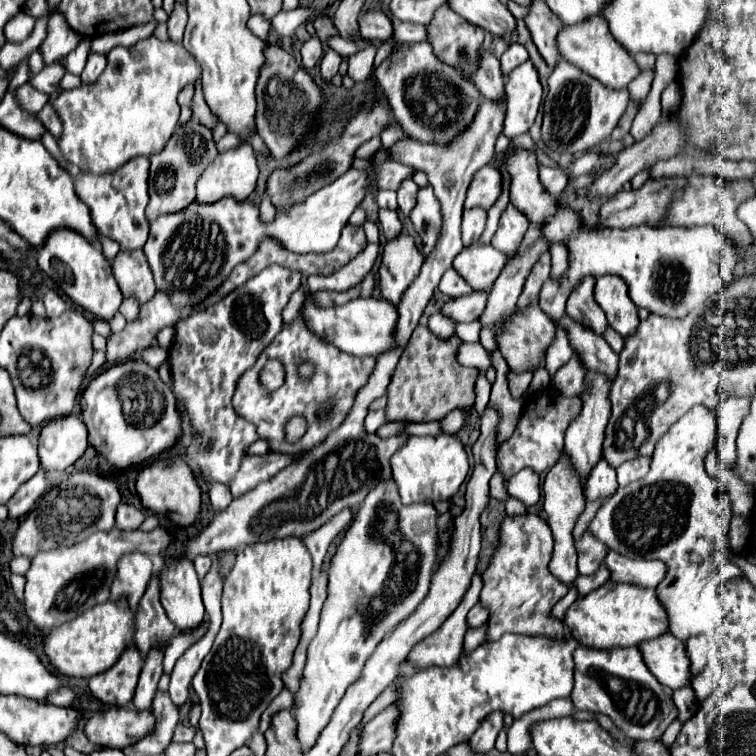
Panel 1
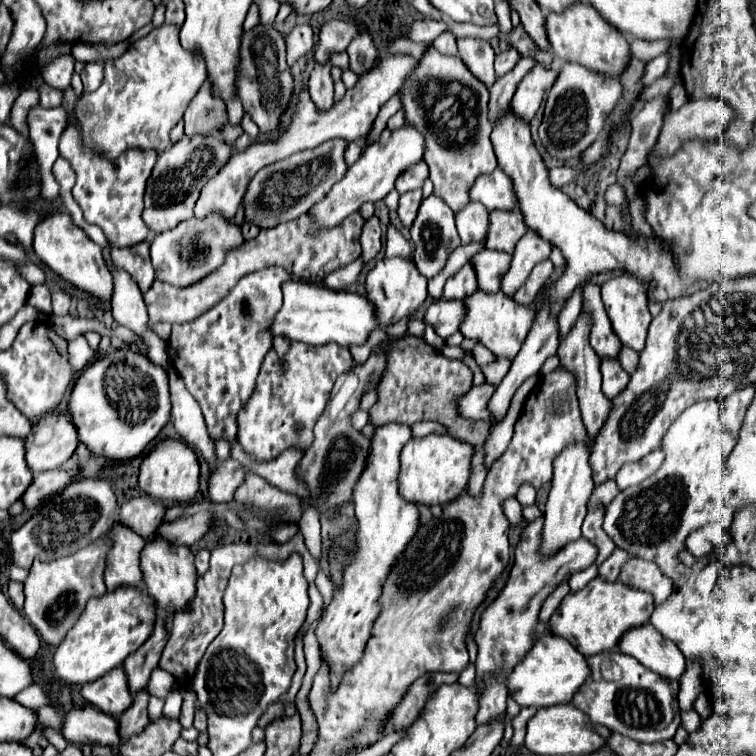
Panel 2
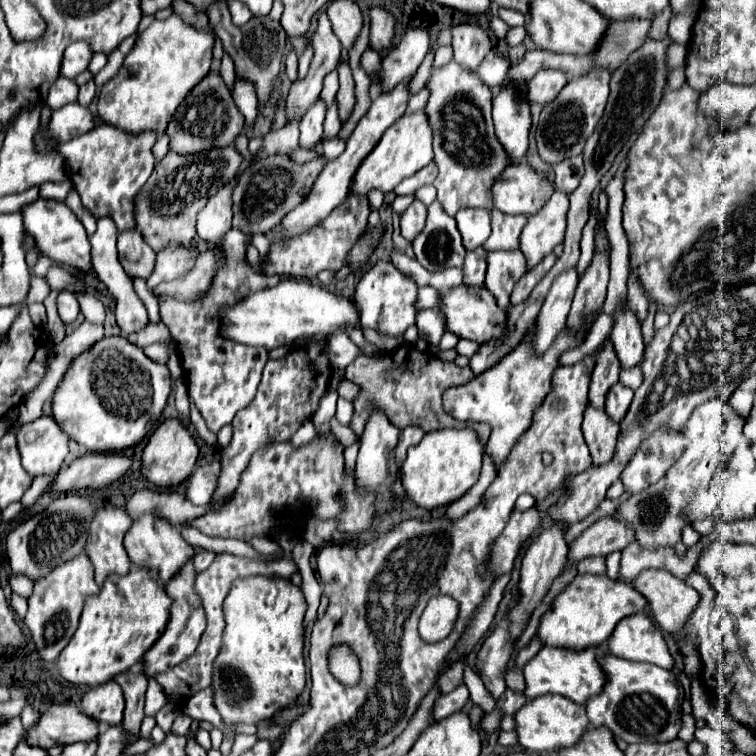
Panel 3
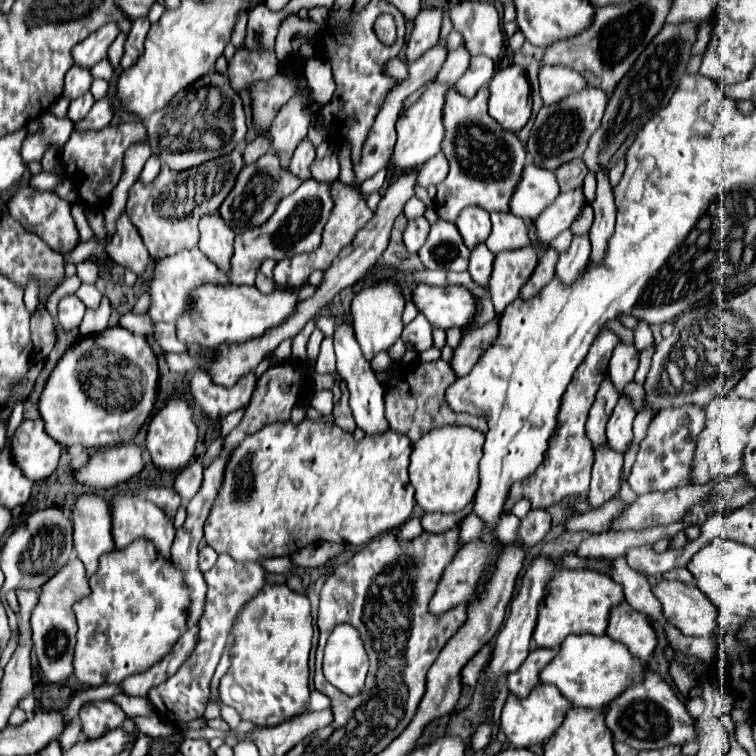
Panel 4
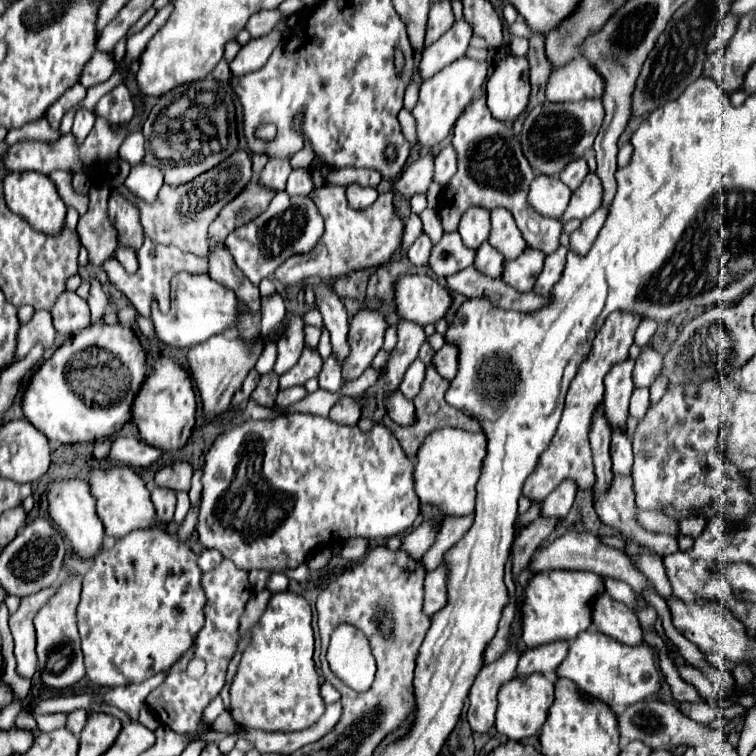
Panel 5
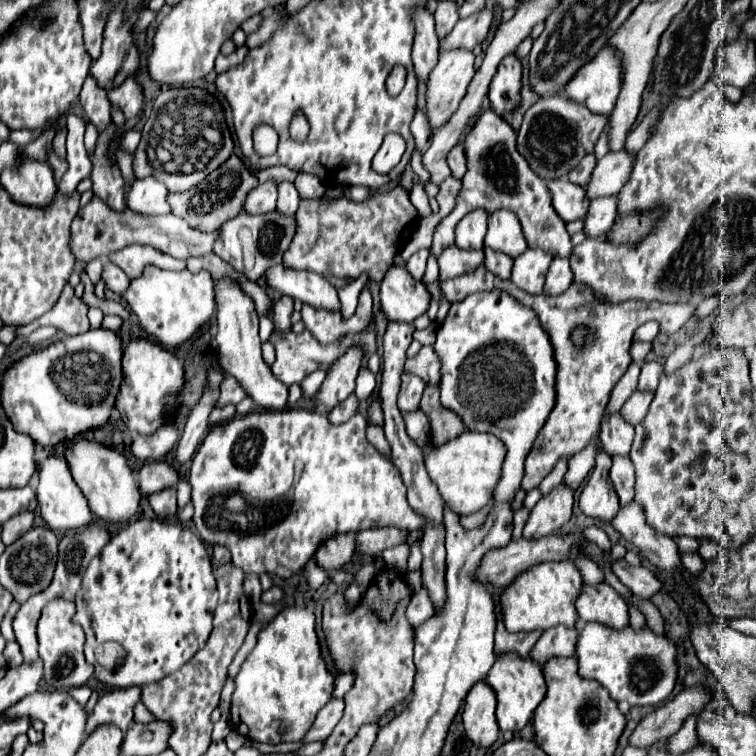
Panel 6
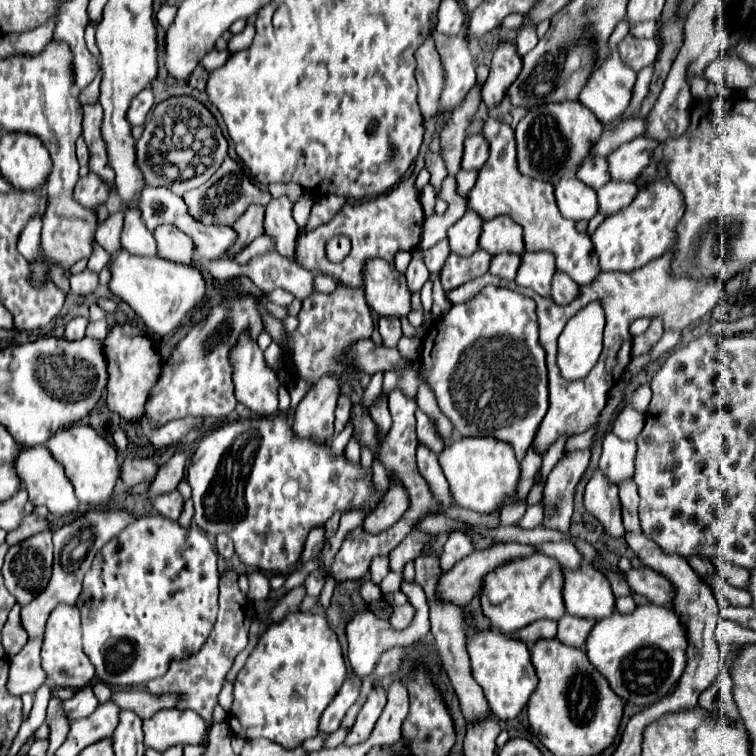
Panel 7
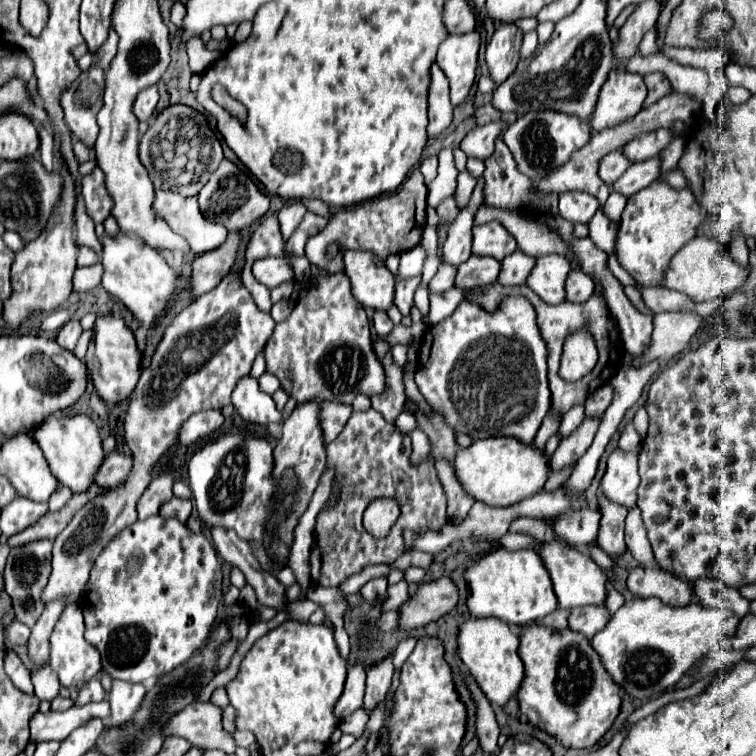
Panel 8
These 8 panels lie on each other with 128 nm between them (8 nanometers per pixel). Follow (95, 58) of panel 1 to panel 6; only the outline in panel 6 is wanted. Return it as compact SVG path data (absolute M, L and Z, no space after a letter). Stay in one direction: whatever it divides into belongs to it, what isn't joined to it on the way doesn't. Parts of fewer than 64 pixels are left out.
M74 114L68 116L66 148L68 148L68 172L64 174L58 188L64 194L70 194L82 178L90 176L90 170L92 170L86 146L84 146L84 120Z

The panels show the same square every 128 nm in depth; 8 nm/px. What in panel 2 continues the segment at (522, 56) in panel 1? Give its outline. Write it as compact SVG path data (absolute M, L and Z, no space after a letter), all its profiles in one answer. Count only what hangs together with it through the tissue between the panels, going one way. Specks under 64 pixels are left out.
M510 48L510 50L506 50L506 52L500 52L500 54L496 56L496 60L494 60L496 76L500 78L500 76L504 76L506 72L510 72L510 70L516 66L518 60L520 60L520 54L518 54L514 48Z

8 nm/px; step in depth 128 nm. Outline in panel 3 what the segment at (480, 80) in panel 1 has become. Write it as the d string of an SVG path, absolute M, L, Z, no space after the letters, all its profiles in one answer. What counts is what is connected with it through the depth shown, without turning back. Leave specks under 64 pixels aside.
M462 22L452 26L452 36L454 36L452 40L454 60L468 70L476 70L478 64L494 46L486 28L472 22Z

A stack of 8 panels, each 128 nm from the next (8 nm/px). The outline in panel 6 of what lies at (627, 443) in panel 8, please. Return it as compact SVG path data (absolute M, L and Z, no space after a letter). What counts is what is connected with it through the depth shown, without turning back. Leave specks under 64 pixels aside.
M634 392L632 398L628 398L628 402L622 406L620 414L624 416L624 420L628 420L628 424L640 424L648 412L648 406L650 406L650 400L652 400L652 394L650 392Z

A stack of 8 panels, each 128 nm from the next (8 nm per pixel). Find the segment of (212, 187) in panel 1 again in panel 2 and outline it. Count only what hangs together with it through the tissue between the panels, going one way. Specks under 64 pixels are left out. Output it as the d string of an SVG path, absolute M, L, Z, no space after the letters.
M392 54L392 56L380 58L378 64L372 70L364 72L358 78L356 86L346 90L344 98L340 102L336 102L328 112L318 112L314 102L308 96L308 88L302 88L298 94L296 110L292 114L292 122L286 128L286 132L274 140L252 142L250 148L244 152L234 152L232 158L228 160L228 164L218 172L218 176L212 178L202 188L202 194L196 202L194 214L198 218L204 218L204 216L208 216L208 212L220 212L220 216L228 216L228 220L230 220L242 202L248 180L252 180L252 176L260 168L274 164L278 160L284 160L284 158L288 158L300 150L316 148L318 144L324 144L324 142L334 140L334 138L342 138L348 142L364 138L368 134L378 110L400 90L400 84L404 84L404 76L408 76L408 72L412 72L412 68L416 68L416 58L408 56L408 54Z

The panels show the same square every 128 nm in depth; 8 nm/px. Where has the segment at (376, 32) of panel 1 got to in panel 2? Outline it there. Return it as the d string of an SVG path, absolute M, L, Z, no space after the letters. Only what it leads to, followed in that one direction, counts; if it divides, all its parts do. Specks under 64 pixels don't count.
M330 20L322 24L318 34L318 44L314 50L314 62L316 64L328 64L334 54L340 54L346 50L350 40L356 36L358 26L342 20Z

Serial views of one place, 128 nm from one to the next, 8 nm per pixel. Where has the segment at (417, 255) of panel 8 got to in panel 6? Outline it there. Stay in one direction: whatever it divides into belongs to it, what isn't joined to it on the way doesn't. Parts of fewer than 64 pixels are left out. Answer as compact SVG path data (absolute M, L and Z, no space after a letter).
M486 110L476 120L474 128L464 136L464 146L468 158L468 172L462 178L462 190L456 208L446 218L442 218L434 232L434 240L430 246L434 258L438 258L440 252L452 244L458 220L462 220L462 216L476 208L484 208L488 214L500 208L512 210L520 218L528 248L540 248L552 256L570 258L574 244L566 230L566 222L556 216L546 182L530 170L524 156L520 156L520 152L516 150L516 132L512 130L512 126L494 110Z

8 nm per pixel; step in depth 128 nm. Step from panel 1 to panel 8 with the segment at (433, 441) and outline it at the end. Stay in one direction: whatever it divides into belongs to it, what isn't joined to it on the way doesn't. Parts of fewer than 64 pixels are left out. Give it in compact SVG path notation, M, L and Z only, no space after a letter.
M486 438L464 448L456 456L456 478L464 490L490 506L510 506L528 496L538 494L550 476L550 456L534 444L524 444L518 438Z

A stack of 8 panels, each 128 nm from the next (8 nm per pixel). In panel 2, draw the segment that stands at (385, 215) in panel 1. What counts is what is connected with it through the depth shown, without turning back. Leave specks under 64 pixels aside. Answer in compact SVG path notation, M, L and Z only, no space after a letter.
M392 226L388 228L388 236L386 236L386 256L392 258L392 256L402 256L402 258L408 258L410 260L410 244L404 240L404 236L400 232L396 232Z

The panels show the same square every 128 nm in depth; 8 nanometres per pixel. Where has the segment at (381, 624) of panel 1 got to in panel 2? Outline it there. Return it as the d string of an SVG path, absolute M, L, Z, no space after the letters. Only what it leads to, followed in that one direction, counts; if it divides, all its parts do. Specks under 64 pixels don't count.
M386 424L386 426L376 428L372 438L370 438L372 452L368 454L368 468L364 468L364 476L360 476L360 480L356 482L356 492L354 492L352 502L356 506L356 518L358 518L358 534L356 534L358 552L354 554L354 558L346 566L342 588L334 590L334 600L326 608L324 618L322 618L320 626L316 628L320 650L322 650L324 658L332 666L332 686L334 688L340 682L340 676L362 658L362 650L364 650L364 646L366 646L366 642L370 638L370 628L374 624L374 618L380 612L380 606L376 604L376 600L380 596L380 584L386 578L386 574L390 572L390 568L392 568L394 560L398 558L398 554L402 554L402 550L406 548L406 544L412 540L412 536L418 530L418 510L416 510L416 506L412 502L404 500L398 494L400 450L404 448L404 444L408 440L410 440L410 426L406 426L406 424Z

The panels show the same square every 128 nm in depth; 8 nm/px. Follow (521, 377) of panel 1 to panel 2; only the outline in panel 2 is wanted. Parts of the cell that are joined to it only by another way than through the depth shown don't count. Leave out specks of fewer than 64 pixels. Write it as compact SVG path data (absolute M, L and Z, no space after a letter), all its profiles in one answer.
M532 376L532 378L528 378L528 380L518 388L518 392L514 394L512 406L510 406L510 410L508 410L504 422L498 424L498 426L492 430L492 434L490 434L490 438L488 438L486 446L484 446L484 460L488 460L488 468L490 468L490 464L494 464L494 462L504 454L504 450L506 450L510 438L512 438L512 430L514 430L516 418L518 418L518 414L520 414L522 402L524 402L524 398L530 394L530 390L534 388L536 382L538 382L538 376Z

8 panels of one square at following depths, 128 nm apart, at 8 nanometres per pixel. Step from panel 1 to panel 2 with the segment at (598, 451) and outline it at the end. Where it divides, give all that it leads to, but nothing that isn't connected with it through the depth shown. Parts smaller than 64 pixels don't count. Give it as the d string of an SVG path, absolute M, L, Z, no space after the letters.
M574 444L564 448L564 452L553 462L554 478L552 478L552 490L548 494L546 510L544 510L544 526L540 534L540 556L548 558L554 552L562 550L564 544L576 540L580 536L580 526L586 516L586 504L592 494L594 482L592 482L592 470L588 466L588 450L582 444Z

